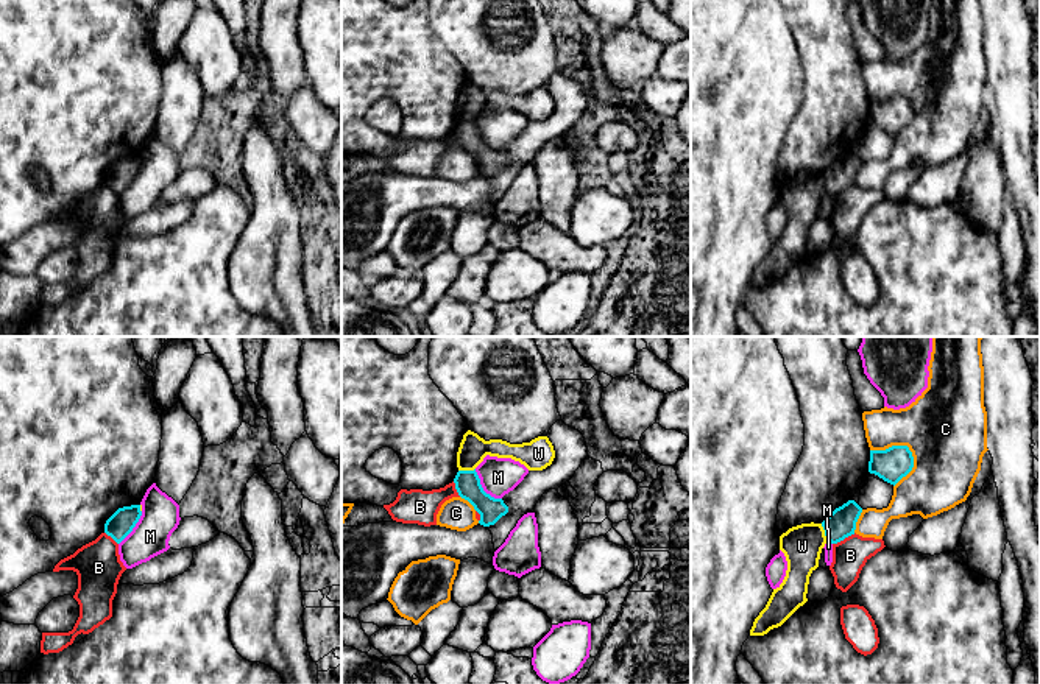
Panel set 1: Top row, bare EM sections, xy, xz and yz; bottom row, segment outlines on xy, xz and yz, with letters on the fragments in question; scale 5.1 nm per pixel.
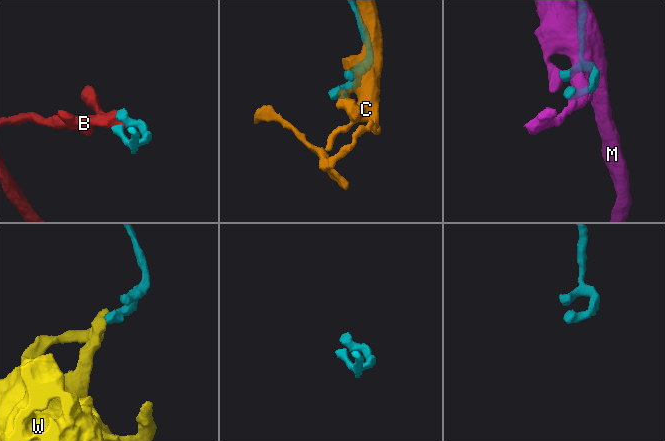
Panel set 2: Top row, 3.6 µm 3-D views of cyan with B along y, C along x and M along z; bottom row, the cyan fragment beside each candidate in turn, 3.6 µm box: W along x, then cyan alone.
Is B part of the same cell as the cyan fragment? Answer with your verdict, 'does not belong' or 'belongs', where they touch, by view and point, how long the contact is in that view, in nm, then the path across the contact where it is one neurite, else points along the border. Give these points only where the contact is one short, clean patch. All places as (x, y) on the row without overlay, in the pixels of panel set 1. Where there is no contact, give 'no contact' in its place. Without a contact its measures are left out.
does not belong; contact yz (844, 189); length 130 nm; border yz (855, 184), (833, 195)

